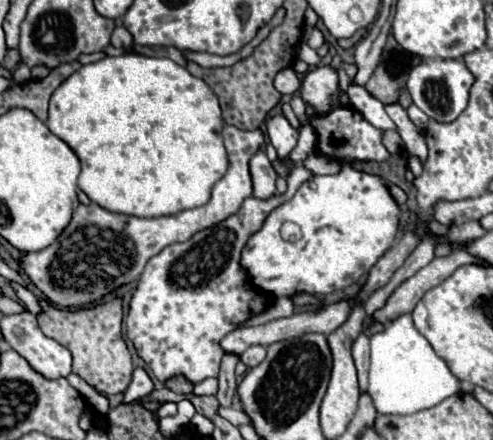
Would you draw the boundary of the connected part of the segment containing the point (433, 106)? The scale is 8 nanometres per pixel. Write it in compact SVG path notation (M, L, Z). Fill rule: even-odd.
M436 58L436 60L424 60L416 68L412 68L406 86L408 86L408 92L412 96L412 102L428 118L434 118L438 122L452 122L466 108L472 84L474 84L474 76L464 66L462 60L442 60L442 58Z

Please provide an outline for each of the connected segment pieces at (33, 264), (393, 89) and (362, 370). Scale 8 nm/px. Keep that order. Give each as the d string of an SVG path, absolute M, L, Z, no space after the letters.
M224 126L222 130L224 146L228 150L230 168L224 178L212 188L212 198L208 204L184 210L174 216L162 218L138 218L126 214L114 214L98 204L78 206L70 224L48 248L40 252L28 252L20 256L18 266L22 274L58 308L84 308L100 302L106 294L112 294L120 286L126 286L140 278L146 262L160 250L174 242L186 242L196 232L216 226L226 220L242 202L252 194L252 180L248 172L248 160L262 146L264 134L260 130L240 130L234 126Z
M390 52L388 60L382 60L376 66L372 78L366 84L366 90L372 92L384 104L396 102L398 96L400 96L400 90L406 84L410 68L418 62L420 62L420 58L416 58L412 54L406 54L406 52L396 52L394 54L394 52Z
M358 336L358 340L352 346L352 358L358 370L358 384L360 392L366 392L368 388L368 364L370 364L370 346L368 336Z

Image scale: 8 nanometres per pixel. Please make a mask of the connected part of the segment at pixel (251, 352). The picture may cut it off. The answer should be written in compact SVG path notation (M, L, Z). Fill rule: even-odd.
M250 346L250 348L240 356L240 360L242 360L248 368L258 366L264 358L266 358L266 348L264 348L264 346Z

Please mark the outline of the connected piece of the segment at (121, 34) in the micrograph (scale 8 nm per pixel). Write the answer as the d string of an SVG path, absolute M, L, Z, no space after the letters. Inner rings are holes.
M118 26L112 32L112 46L114 48L128 48L128 46L132 46L132 36L130 36L130 32L124 26Z

